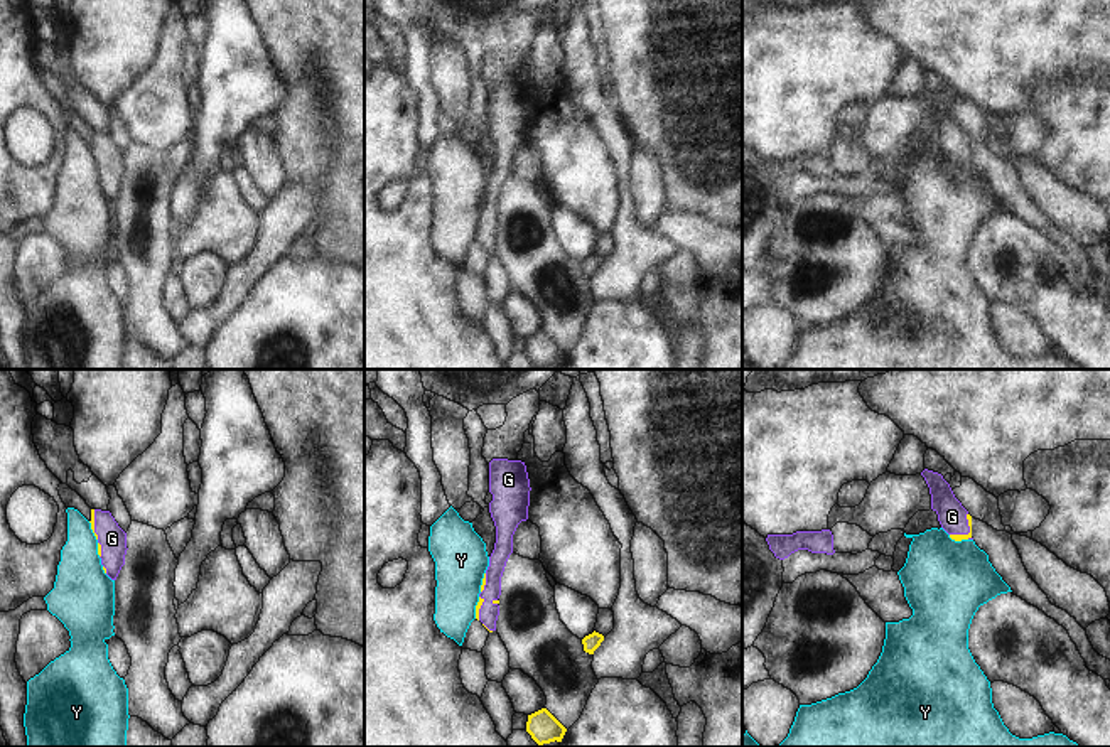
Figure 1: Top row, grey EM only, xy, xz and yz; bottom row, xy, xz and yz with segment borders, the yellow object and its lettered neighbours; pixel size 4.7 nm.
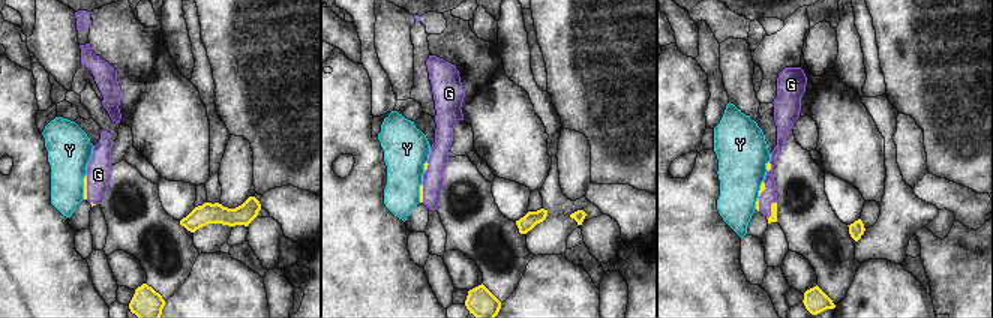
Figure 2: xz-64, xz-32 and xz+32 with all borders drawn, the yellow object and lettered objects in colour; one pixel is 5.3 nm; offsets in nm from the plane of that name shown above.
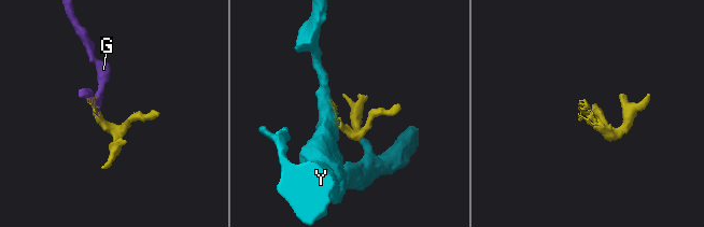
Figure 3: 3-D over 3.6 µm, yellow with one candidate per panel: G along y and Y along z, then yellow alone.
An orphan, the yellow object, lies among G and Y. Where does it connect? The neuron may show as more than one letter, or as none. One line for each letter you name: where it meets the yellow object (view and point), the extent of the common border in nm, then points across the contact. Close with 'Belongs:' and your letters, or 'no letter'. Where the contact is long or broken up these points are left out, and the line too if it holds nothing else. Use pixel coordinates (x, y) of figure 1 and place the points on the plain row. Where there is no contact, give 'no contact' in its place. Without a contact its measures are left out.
G: contact yz (970, 154); length 140 nm
Belongs: G

